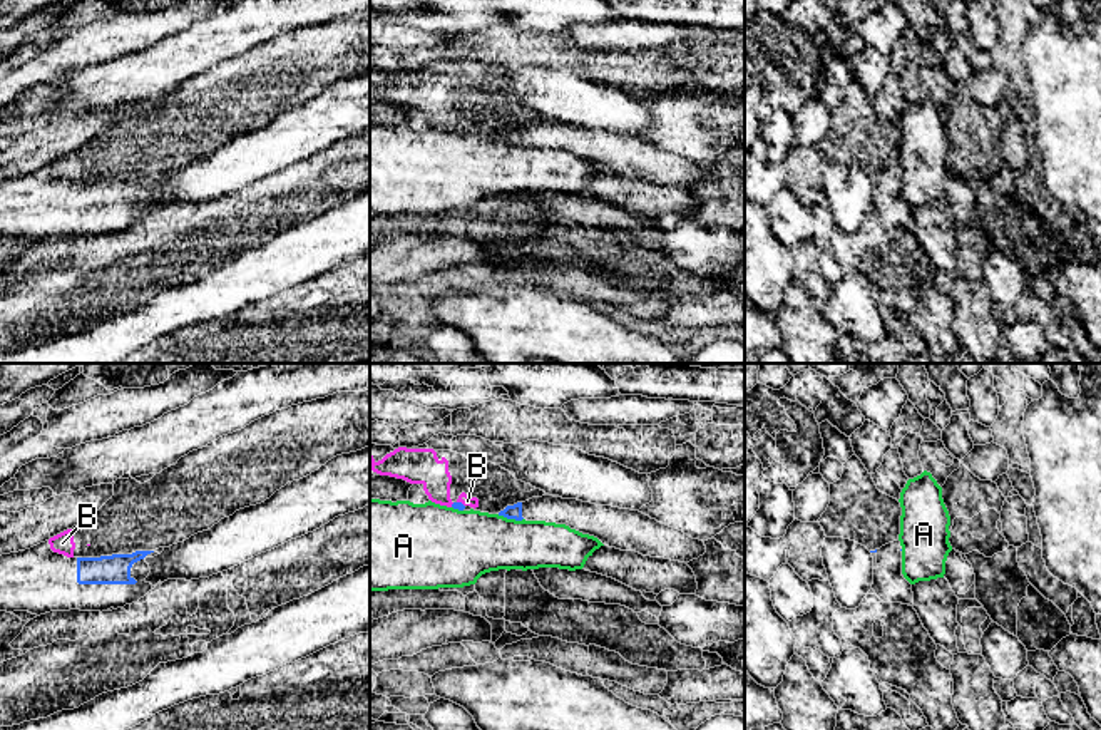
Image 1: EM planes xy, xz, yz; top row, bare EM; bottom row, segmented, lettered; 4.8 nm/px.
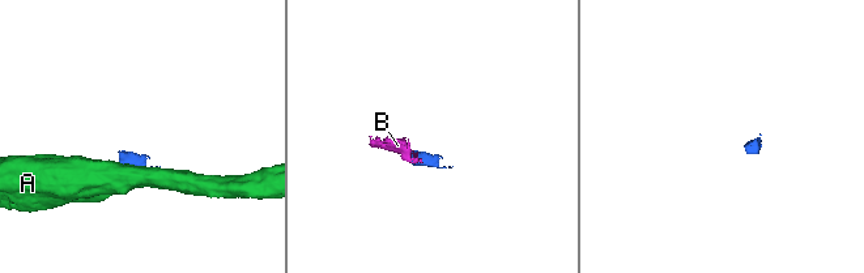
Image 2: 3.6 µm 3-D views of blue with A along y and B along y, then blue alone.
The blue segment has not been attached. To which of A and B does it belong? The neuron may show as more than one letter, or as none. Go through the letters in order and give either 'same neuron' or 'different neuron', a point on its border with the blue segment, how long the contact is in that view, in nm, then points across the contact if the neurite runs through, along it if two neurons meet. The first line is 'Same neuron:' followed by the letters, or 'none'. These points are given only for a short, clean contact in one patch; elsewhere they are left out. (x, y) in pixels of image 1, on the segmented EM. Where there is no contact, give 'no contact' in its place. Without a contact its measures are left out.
Same neuron: none
A: different neuron | xz (511, 518) | 130 nm
B: different neuron | xz (460, 503) | 50 nm | along xz (457, 501), (464, 506)

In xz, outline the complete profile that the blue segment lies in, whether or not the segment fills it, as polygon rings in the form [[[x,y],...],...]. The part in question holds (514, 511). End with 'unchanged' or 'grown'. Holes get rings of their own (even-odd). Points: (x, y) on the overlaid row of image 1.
[[[532,497],[507,506],[499,516],[515,521],[566,524],[582,534],[597,537],[609,548],[636,551],[651,558],[689,563],[706,553],[704,541],[693,539],[639,511],[596,506],[577,499]]]; grown

